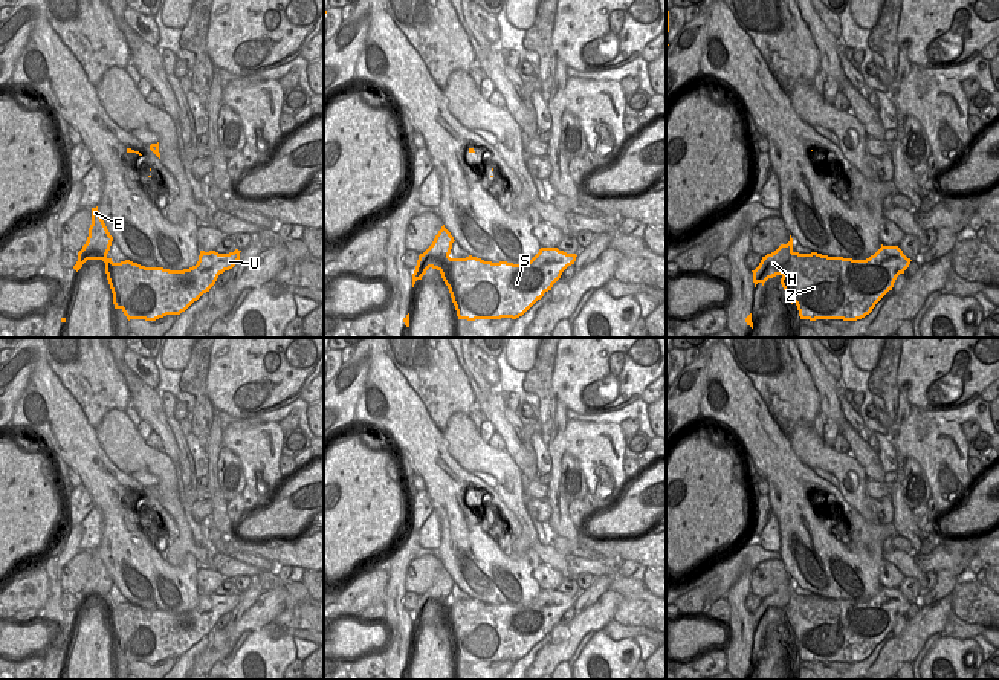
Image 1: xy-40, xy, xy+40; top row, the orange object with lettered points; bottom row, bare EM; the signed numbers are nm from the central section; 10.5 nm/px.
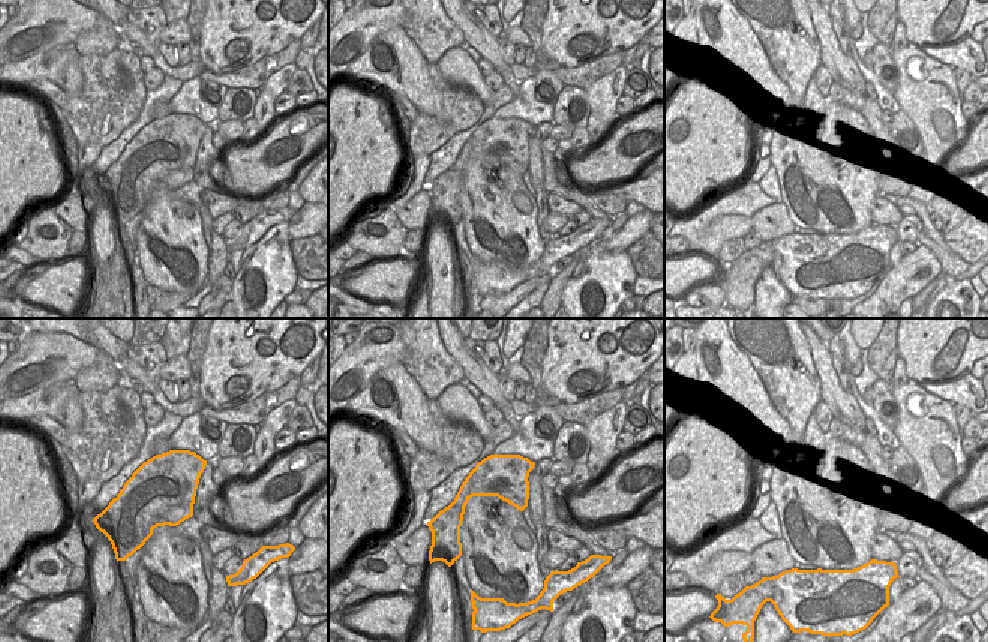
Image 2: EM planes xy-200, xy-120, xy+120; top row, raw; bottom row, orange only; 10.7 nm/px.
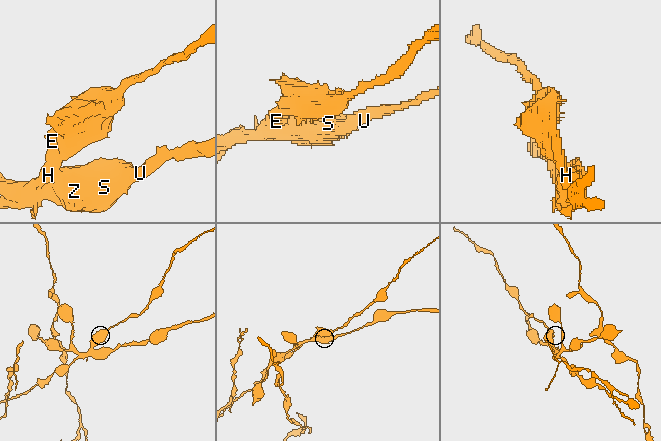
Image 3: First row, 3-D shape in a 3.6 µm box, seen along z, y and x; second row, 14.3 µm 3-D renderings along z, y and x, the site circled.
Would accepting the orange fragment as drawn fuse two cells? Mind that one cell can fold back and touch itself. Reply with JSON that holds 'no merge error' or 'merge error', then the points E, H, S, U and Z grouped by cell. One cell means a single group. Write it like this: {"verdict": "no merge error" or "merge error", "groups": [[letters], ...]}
{"verdict": "merge error", "groups": [["E", "H"], ["S", "U", "Z"]]}

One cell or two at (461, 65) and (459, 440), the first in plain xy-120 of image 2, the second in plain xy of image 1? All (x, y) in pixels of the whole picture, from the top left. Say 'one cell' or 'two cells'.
one cell

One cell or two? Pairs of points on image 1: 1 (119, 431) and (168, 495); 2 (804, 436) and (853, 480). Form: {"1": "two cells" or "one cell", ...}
{"1": "one cell", "2": "one cell"}

